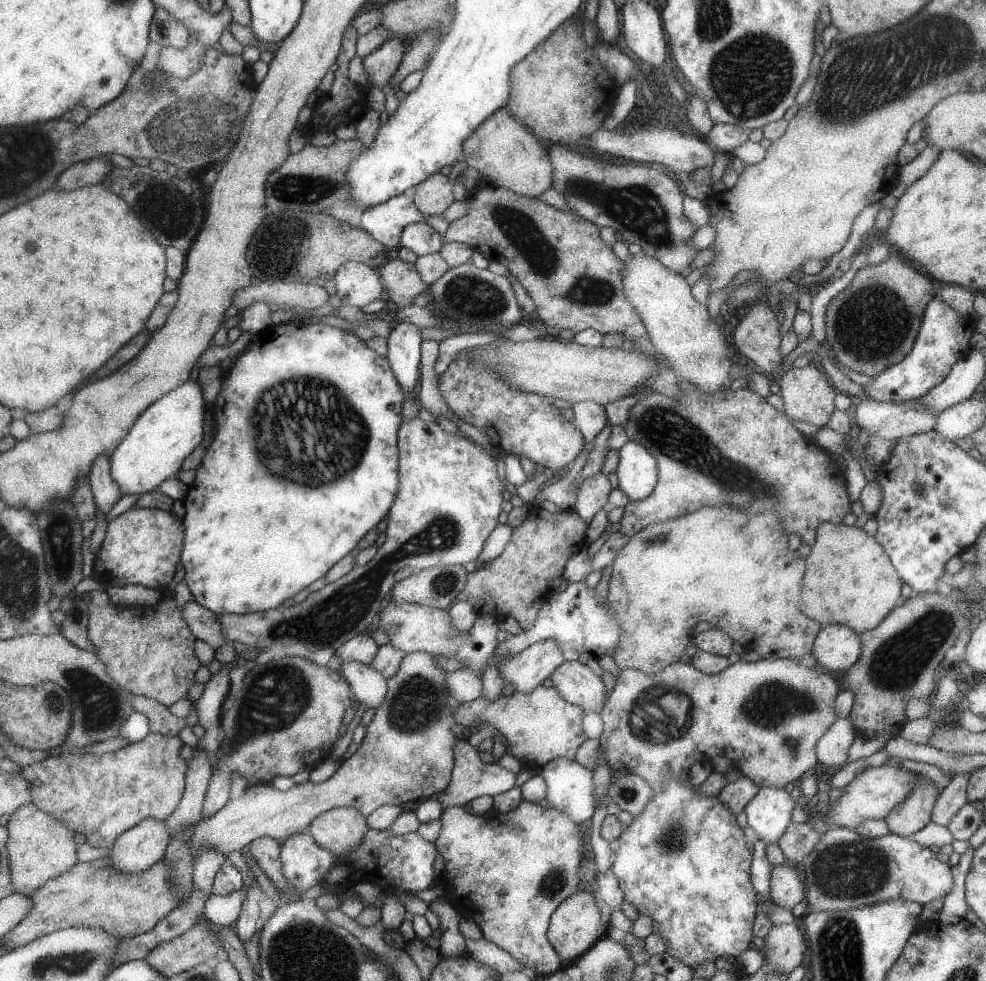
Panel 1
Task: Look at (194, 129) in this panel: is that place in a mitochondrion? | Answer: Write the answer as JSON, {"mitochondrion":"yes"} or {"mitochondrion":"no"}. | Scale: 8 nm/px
{"mitochondrion":"yes"}

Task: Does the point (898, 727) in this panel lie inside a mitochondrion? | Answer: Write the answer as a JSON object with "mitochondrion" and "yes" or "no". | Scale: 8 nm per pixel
{"mitochondrion":"no"}

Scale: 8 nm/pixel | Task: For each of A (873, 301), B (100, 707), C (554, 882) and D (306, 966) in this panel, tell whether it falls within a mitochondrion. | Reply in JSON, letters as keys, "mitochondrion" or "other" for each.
{"A":"mitochondrion","B":"mitochondrion","C":"mitochondrion","D":"mitochondrion"}

